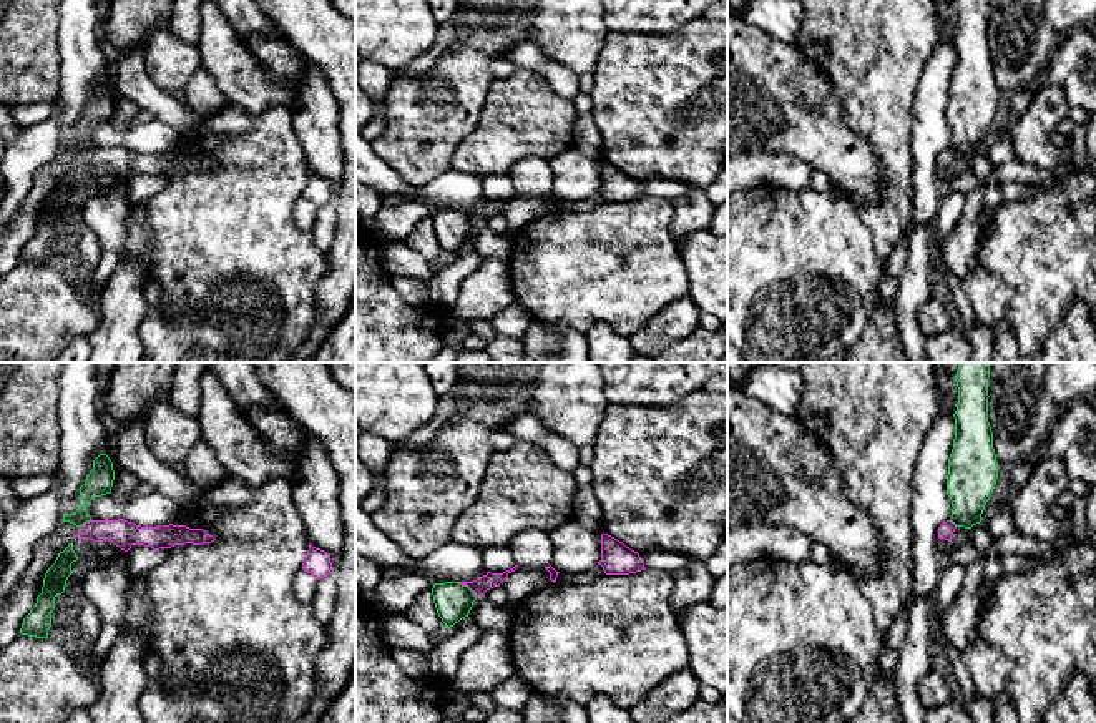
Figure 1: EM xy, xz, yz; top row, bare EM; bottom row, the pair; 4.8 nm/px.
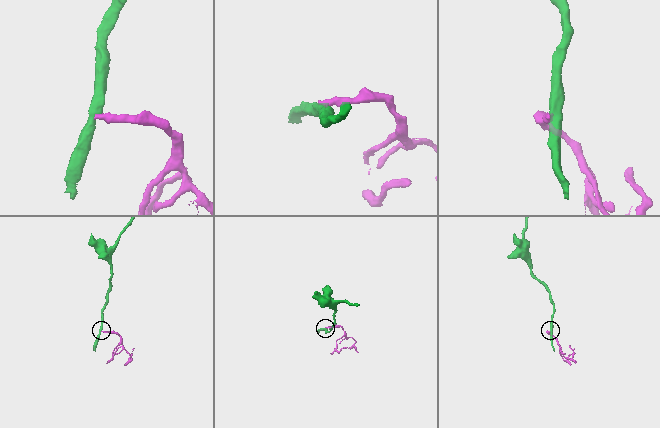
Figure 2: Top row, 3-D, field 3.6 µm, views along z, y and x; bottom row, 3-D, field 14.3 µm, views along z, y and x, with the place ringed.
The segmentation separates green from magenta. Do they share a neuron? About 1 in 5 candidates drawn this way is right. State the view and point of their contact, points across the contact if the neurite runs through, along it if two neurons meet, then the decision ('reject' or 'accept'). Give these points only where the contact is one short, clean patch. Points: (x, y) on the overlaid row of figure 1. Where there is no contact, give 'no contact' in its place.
xz (467, 587) | along xz (457, 582), (477, 595) | reject

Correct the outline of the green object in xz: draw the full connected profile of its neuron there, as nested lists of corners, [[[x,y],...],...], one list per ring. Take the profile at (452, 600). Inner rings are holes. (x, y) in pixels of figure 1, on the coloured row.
[[[458,582],[435,583],[432,588],[433,603],[438,617],[447,628],[468,617],[477,595]]]

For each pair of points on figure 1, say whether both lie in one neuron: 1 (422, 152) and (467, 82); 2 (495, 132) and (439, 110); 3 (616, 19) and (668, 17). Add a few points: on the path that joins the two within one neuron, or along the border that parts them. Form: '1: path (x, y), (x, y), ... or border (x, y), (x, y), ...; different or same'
1: path (420, 135), (424, 125), (450, 98); same
2: border (490, 88), (477, 125), (452, 157); different
3: path (630, 19), (655, 17); same

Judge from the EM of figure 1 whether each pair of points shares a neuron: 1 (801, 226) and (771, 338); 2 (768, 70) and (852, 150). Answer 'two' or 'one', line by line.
1: one
2: one

